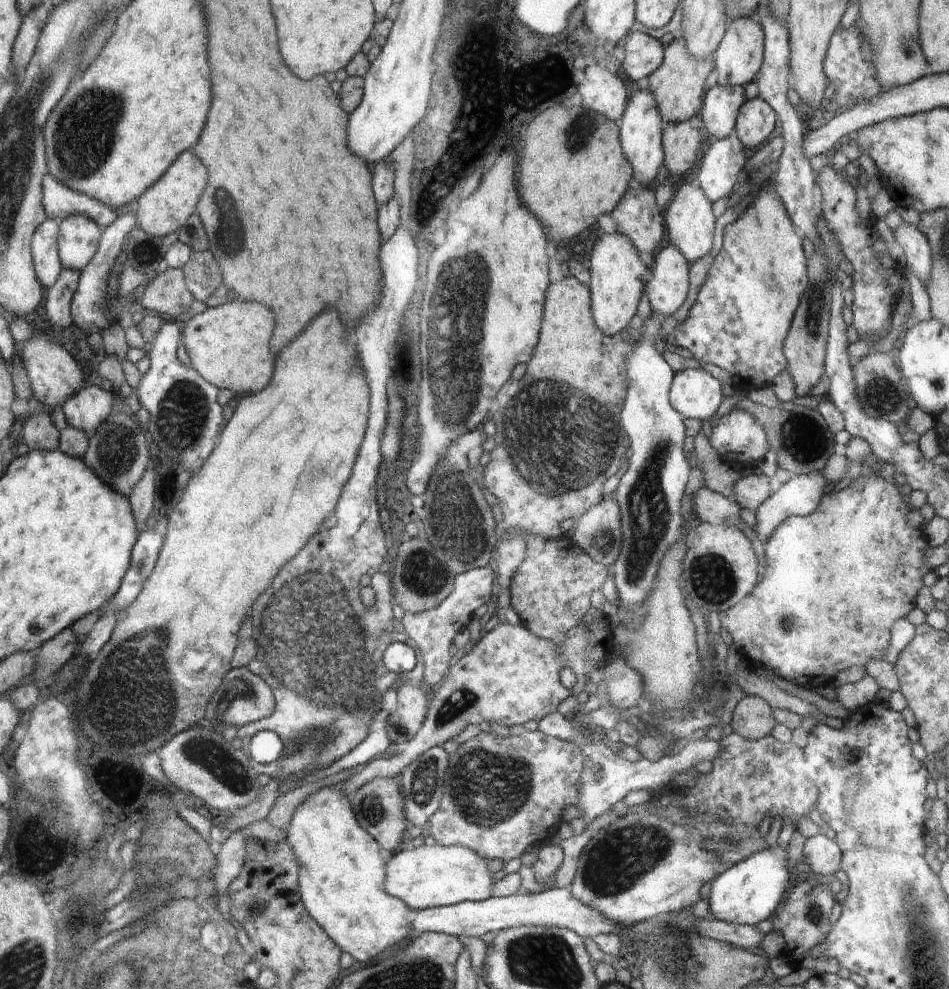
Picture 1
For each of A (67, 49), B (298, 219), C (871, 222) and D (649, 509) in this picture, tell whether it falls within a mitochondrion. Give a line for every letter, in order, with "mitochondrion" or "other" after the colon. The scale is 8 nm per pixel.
A: mitochondrion
B: other
C: other
D: mitochondrion

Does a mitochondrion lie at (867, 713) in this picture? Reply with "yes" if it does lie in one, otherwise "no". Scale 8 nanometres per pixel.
no

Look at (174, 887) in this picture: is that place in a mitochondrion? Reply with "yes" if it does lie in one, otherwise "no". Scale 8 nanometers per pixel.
no

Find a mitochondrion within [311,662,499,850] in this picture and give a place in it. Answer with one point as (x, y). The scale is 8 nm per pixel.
(424, 785)

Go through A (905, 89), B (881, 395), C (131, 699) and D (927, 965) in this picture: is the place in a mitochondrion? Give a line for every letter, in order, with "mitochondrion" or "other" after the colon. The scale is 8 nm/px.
A: other
B: mitochondrion
C: mitochondrion
D: mitochondrion

